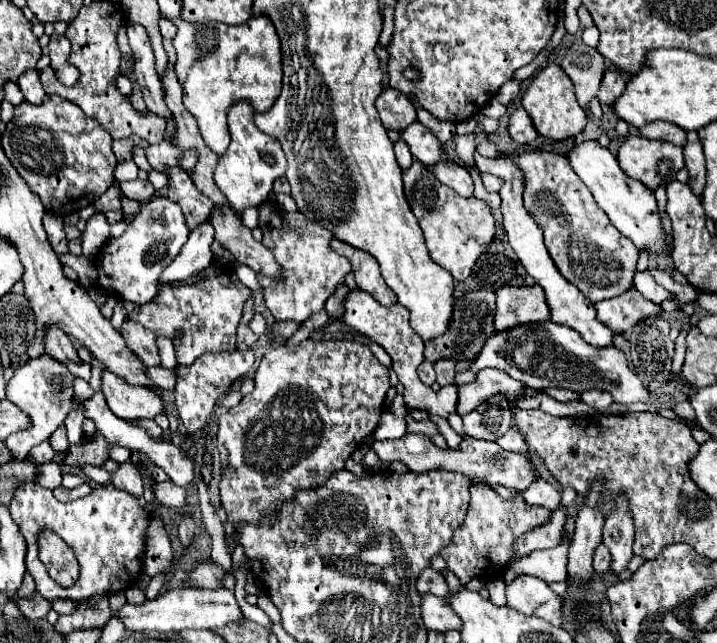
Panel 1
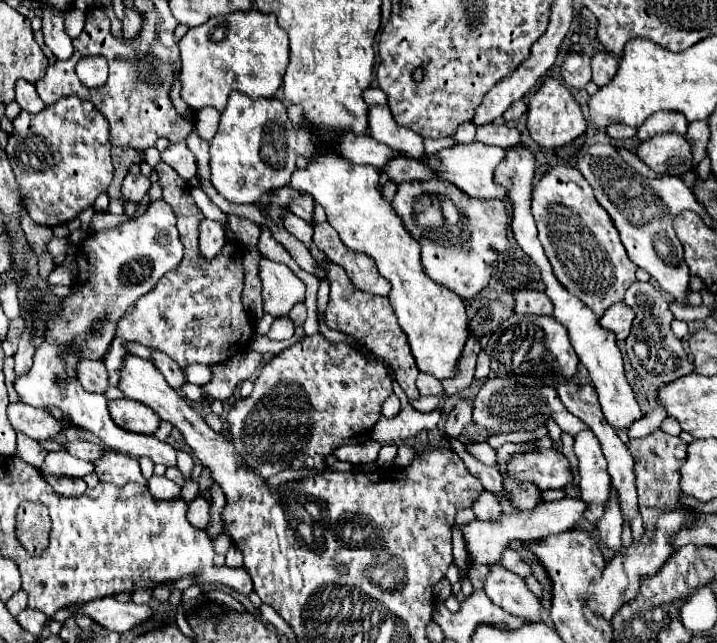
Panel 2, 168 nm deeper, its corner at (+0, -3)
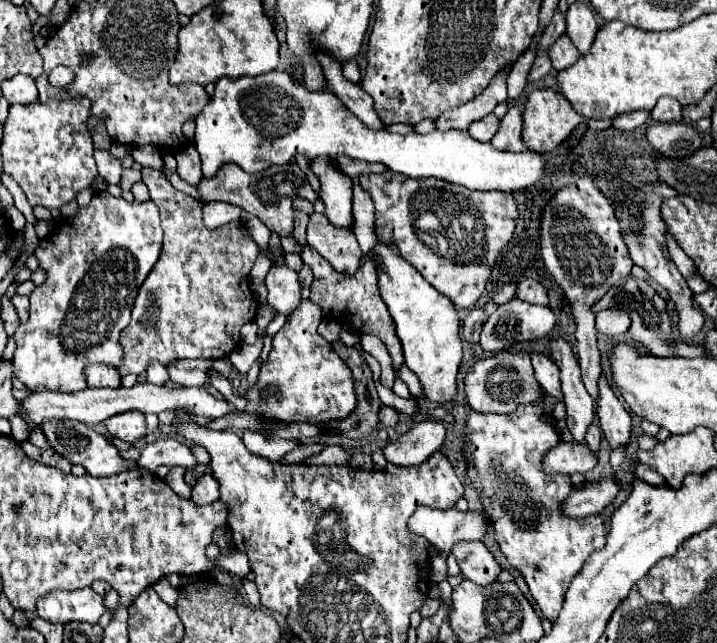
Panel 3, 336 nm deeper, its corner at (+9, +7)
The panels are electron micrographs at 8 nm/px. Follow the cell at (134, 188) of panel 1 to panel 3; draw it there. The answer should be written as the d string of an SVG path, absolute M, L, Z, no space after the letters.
M96 150L96 152L94 152L94 158L96 158L96 164L98 164L100 176L102 176L108 184L120 184L122 162L116 160L110 152L104 152L104 150Z

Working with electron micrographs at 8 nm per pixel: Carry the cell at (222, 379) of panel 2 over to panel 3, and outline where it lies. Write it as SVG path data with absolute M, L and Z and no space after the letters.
M262 304L262 306L258 308L258 316L256 316L254 320L256 320L256 324L258 324L258 336L260 336L260 338L262 338L264 330L268 328L268 324L272 322L274 316L276 316L276 310L272 310L270 304Z

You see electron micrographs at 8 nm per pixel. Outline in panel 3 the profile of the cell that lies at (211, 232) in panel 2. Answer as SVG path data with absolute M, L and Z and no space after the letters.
M206 202L202 206L202 222L208 230L216 230L218 226L224 226L232 220L240 218L240 208L224 202Z

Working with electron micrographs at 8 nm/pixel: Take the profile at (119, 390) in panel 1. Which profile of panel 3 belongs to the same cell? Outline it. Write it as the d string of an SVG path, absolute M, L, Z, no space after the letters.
M124 412L120 416L108 418L104 424L110 436L126 442L136 442L146 436L146 418L142 412Z

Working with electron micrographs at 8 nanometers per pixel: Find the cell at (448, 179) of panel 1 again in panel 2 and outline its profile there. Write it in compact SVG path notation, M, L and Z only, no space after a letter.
M395 158L383 170L391 182L399 184L403 180L431 180L431 170L413 158Z

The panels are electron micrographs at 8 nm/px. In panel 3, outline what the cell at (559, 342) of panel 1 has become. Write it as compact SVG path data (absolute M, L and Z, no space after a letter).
M512 298L510 302L498 306L496 312L486 320L480 332L480 346L484 352L496 354L500 350L510 350L514 344L550 338L550 330L554 330L554 326L556 326L556 316L548 306L536 306L536 304L528 304L518 298Z

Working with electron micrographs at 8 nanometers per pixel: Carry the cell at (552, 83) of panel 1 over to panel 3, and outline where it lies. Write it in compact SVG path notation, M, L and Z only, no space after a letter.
M534 88L530 94L528 94L528 100L526 100L526 106L524 106L524 128L522 128L522 140L524 144L534 150L534 152L550 152L554 150L580 122L585 121L588 127L594 126L596 131L608 129L612 126L612 119L610 120L594 120L585 119L572 108L572 104L566 100L564 94L560 92L554 92L552 88Z

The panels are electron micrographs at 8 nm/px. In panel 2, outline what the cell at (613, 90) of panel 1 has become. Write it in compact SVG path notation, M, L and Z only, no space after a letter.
M591 52L591 70L593 70L593 82L597 86L605 86L617 72L617 56L611 52Z

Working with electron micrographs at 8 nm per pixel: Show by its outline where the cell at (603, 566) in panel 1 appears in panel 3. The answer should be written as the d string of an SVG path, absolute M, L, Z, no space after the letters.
M590 426L588 432L586 432L586 442L588 442L588 448L598 454L600 452L600 428L598 426Z

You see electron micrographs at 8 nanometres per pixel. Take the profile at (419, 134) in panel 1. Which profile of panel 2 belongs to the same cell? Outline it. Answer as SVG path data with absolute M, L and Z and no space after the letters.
M369 106L369 136L381 144L387 144L393 150L403 150L411 158L419 160L423 154L423 138L413 130L395 126L391 110L387 106Z

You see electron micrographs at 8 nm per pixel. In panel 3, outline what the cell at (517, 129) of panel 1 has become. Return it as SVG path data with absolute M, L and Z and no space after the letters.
M488 114L488 116L472 122L468 132L478 142L490 142L492 136L498 132L498 128L500 128L500 118L496 118L494 114Z

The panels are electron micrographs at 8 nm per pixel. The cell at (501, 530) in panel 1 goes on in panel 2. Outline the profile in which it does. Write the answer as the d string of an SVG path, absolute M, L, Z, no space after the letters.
M483 490L479 500L471 506L473 512L477 514L479 520L491 520L491 518L497 518L501 514L501 506L499 506L499 500L495 494Z

